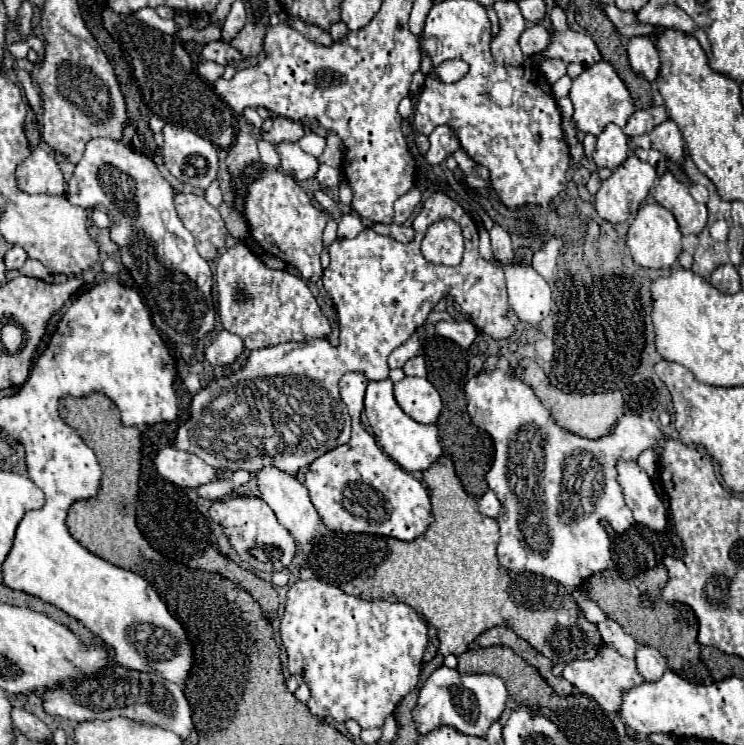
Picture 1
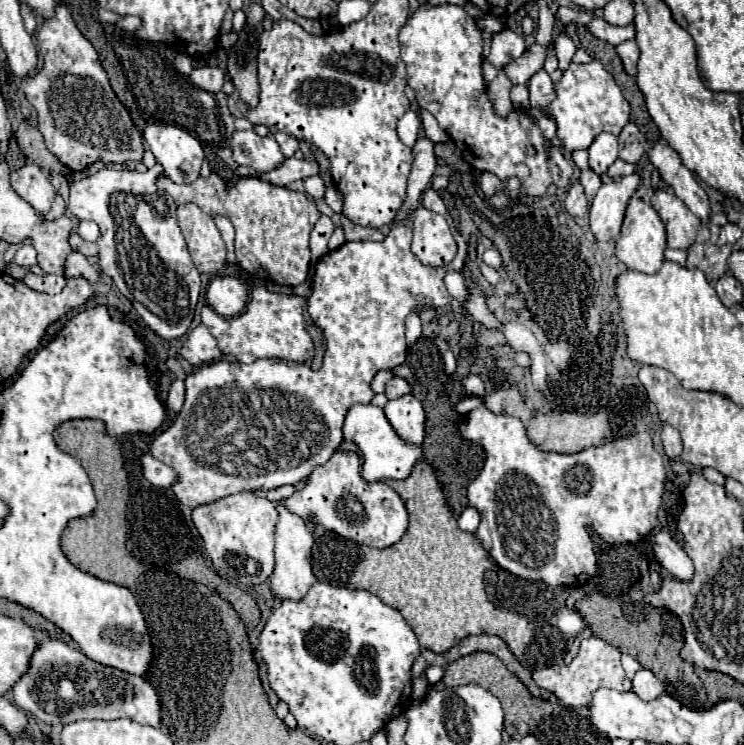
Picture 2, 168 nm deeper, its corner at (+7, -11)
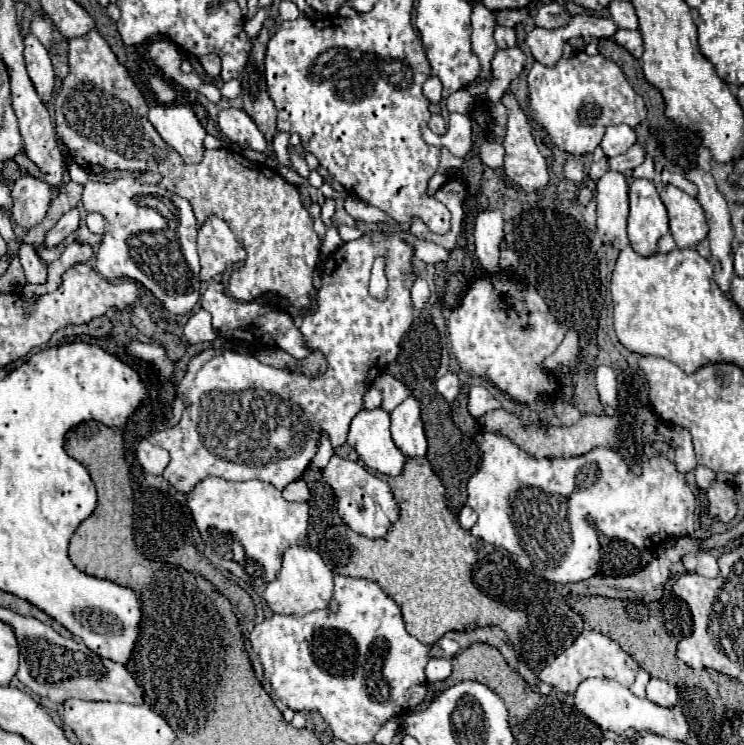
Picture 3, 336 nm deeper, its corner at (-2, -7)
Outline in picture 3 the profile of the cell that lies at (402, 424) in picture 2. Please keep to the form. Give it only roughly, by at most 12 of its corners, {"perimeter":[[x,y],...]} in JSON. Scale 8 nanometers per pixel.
{"perimeter":[[412,395],[390,413],[392,441],[406,457],[426,455]]}

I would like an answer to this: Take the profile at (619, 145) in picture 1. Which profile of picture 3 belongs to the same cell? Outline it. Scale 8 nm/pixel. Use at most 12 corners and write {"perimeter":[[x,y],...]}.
{"perimeter":[[612,125],[600,147],[608,157],[626,153],[638,135],[632,127]]}

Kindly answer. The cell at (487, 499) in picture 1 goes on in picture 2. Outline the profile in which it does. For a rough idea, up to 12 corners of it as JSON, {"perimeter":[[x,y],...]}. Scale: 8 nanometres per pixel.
{"perimeter":[[467,507],[459,517],[459,527],[475,533],[481,513]]}

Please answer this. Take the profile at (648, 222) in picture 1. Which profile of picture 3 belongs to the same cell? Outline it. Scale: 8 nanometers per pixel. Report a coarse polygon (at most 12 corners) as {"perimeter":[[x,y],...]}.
{"perimeter":[[630,179],[628,239],[652,255],[668,233],[666,207],[648,179]]}

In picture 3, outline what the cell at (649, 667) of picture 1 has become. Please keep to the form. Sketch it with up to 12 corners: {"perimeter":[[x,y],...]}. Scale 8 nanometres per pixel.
{"perimeter":[[650,679],[646,697],[660,707],[676,707],[676,687]]}

